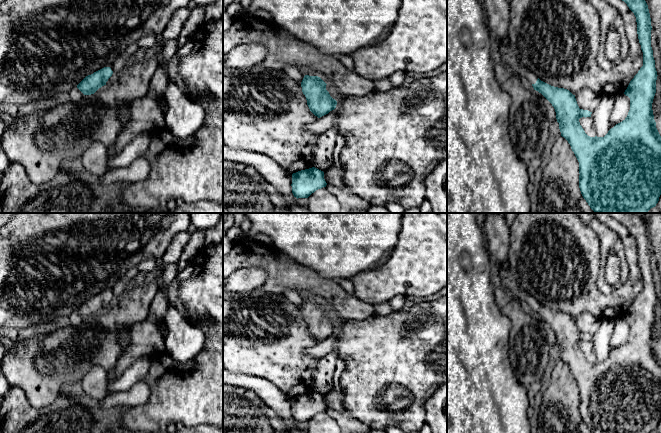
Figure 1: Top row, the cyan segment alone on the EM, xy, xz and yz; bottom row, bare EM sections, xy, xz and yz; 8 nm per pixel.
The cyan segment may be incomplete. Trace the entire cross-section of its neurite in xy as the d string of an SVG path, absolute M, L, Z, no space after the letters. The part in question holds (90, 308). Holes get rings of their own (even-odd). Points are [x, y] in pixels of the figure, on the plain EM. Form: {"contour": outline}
{"contour": "M108 289L91 299L86 300L78 309L77 312L84 319L94 318L99 312L108 308L115 301L115 296L112 289Z"}

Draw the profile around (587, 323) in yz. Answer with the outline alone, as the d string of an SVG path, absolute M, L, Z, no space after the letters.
M584 311L575 319L580 333L593 336L600 327L601 320L590 312Z

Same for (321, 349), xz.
M336 332L328 338L318 342L313 347L306 350L306 353L313 359L319 360L336 348L337 334Z

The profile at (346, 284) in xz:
M338 279L336 280L339 285L348 293L354 295L355 293L355 288L351 282L351 280L348 279Z

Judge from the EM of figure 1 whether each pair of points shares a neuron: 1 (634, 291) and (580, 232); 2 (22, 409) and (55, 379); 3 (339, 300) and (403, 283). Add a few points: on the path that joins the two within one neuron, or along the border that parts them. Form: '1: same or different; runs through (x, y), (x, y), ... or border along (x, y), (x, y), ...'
1: same; runs through (609, 298), (601, 298), (591, 288), (587, 257)
2: different; border along (13, 386), (18, 386), (35, 407), (52, 403)
3: different; border along (354, 294), (373, 306)

